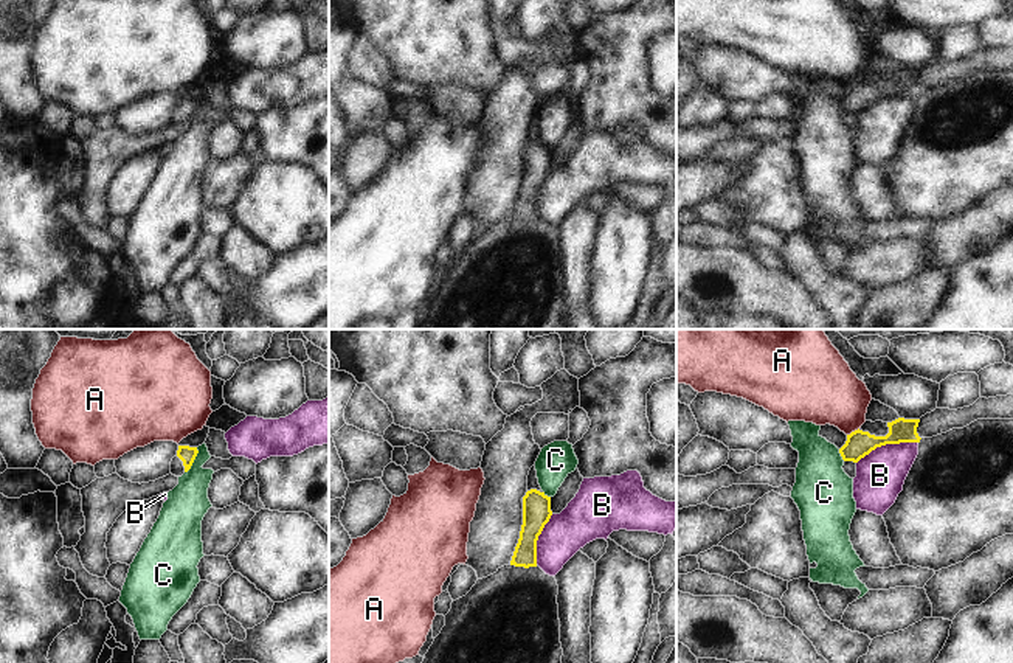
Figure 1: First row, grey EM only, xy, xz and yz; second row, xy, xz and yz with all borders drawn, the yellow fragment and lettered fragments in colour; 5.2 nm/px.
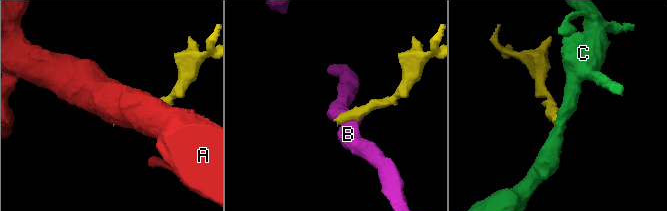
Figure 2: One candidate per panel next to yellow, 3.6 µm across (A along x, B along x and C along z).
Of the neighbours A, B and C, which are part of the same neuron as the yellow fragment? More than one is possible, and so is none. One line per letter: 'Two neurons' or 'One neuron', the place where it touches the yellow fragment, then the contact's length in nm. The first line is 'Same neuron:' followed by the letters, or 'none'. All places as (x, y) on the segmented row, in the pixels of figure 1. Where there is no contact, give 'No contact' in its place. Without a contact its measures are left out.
Same neuron: none
A: Two neurons. Touches yellow at yz (852, 432). Shared border 80 nm
B: Two neurons. Touches yellow at yz (886, 443). Shared border 340 nm
C: Two neurons. Touches yellow at xy (194, 458). Shared border 150 nm.

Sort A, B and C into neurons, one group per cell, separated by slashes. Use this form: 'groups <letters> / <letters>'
groups A / B / C

